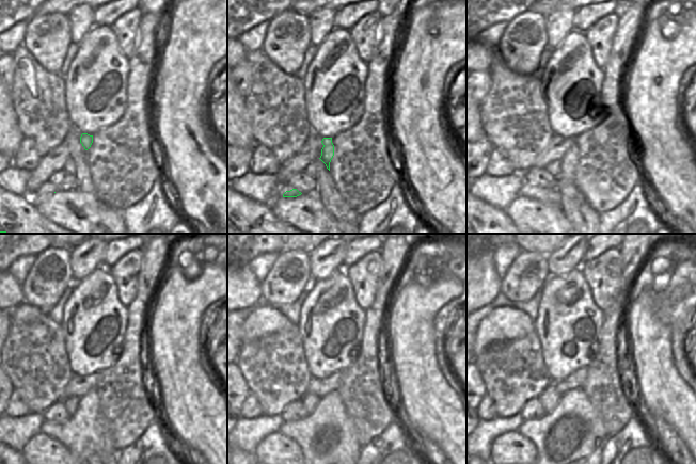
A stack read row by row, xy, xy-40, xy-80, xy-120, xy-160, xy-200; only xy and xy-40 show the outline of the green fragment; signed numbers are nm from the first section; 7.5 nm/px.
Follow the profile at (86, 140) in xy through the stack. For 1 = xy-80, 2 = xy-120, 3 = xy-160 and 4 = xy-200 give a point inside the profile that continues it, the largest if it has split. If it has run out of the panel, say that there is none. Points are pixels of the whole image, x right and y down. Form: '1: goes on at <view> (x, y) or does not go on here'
1: goes on at xy-80 (551, 196)
2: goes on at xy-120 (82, 434)
3: goes on at xy-160 (327, 436)
4: goes on at xy-200 (569, 441)

